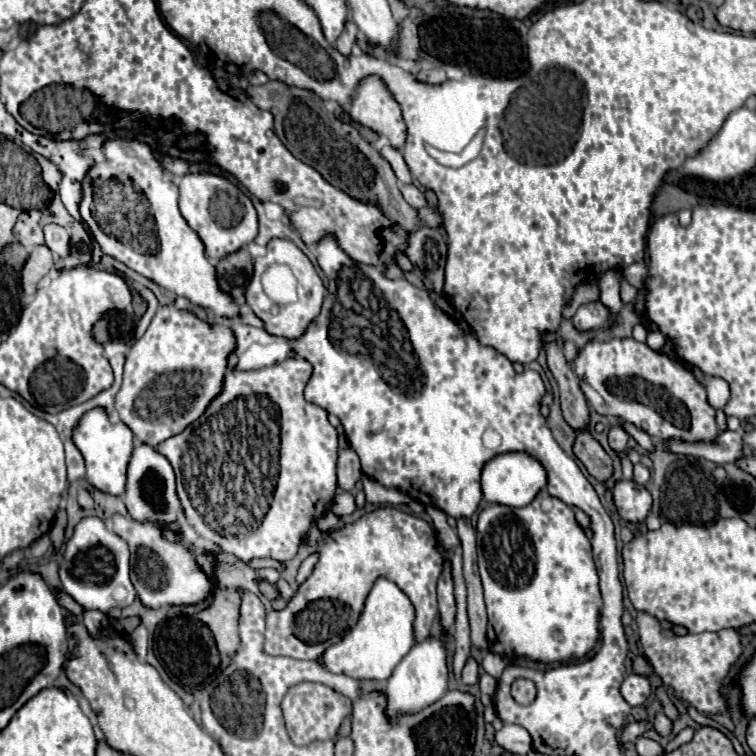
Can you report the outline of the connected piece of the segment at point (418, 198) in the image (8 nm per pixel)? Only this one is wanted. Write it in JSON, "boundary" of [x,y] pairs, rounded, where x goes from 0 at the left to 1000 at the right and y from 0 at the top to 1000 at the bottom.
{"boundary":[[[534,243],[532,249],[529,249],[529,254],[532,254],[532,259],[534,259],[534,265],[545,272],[545,275],[561,275],[563,272],[563,265],[561,265],[561,257],[548,246],[548,243]]]}

